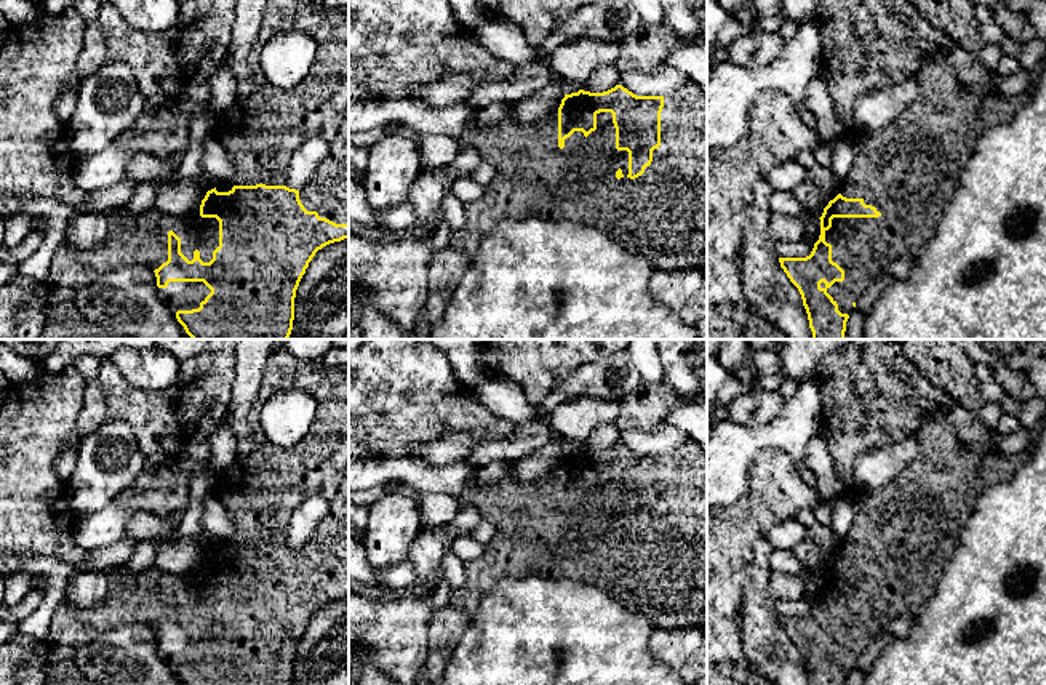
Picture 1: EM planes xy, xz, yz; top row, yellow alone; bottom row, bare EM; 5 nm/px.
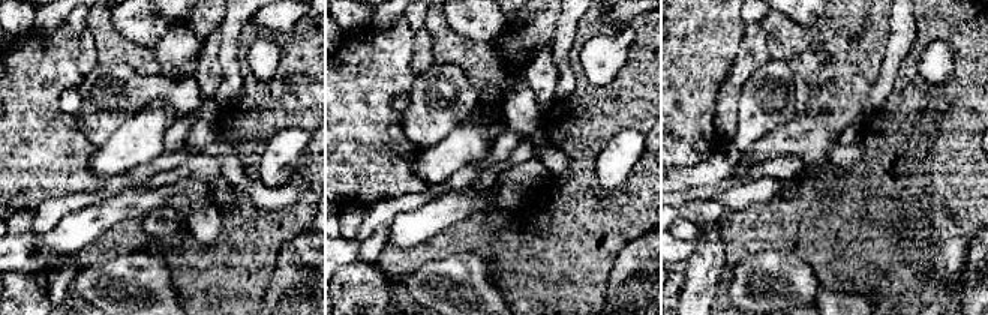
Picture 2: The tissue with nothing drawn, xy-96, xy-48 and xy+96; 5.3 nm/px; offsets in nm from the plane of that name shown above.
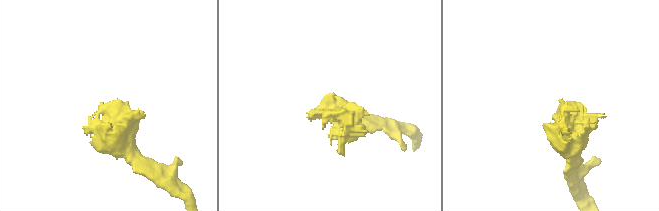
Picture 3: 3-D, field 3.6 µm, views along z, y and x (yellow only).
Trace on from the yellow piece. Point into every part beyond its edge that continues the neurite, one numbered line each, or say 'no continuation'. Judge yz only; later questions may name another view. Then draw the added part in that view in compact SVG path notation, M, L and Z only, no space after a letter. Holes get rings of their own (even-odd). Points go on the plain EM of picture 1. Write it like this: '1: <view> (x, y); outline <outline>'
1: yz (938, 492); outline M944 413L924 416L915 440L916 458L888 487L876 491L851 488L854 523L841 539L838 552L846 557L862 557L881 573L833 576L832 586L825 589L825 600L832 603L832 619L844 629L844 639L827 647L841 672L852 672L856 667L852 663L880 632L889 627L892 619L918 616L952 560L980 493L1009 482L1030 456L1030 450L1020 455L1003 455L998 450L987 455L971 453ZM888 503L899 506L891 519L883 515Z

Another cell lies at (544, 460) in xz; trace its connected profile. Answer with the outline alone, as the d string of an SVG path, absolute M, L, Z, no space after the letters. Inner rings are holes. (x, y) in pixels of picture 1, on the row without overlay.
M552 442L528 458L513 463L513 471L521 480L536 480L547 475L553 467L558 467L565 448L558 442Z

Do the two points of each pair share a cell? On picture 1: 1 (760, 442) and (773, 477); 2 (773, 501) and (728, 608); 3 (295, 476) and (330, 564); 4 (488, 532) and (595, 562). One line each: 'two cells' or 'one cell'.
1: two cells
2: one cell
3: one cell
4: two cells

